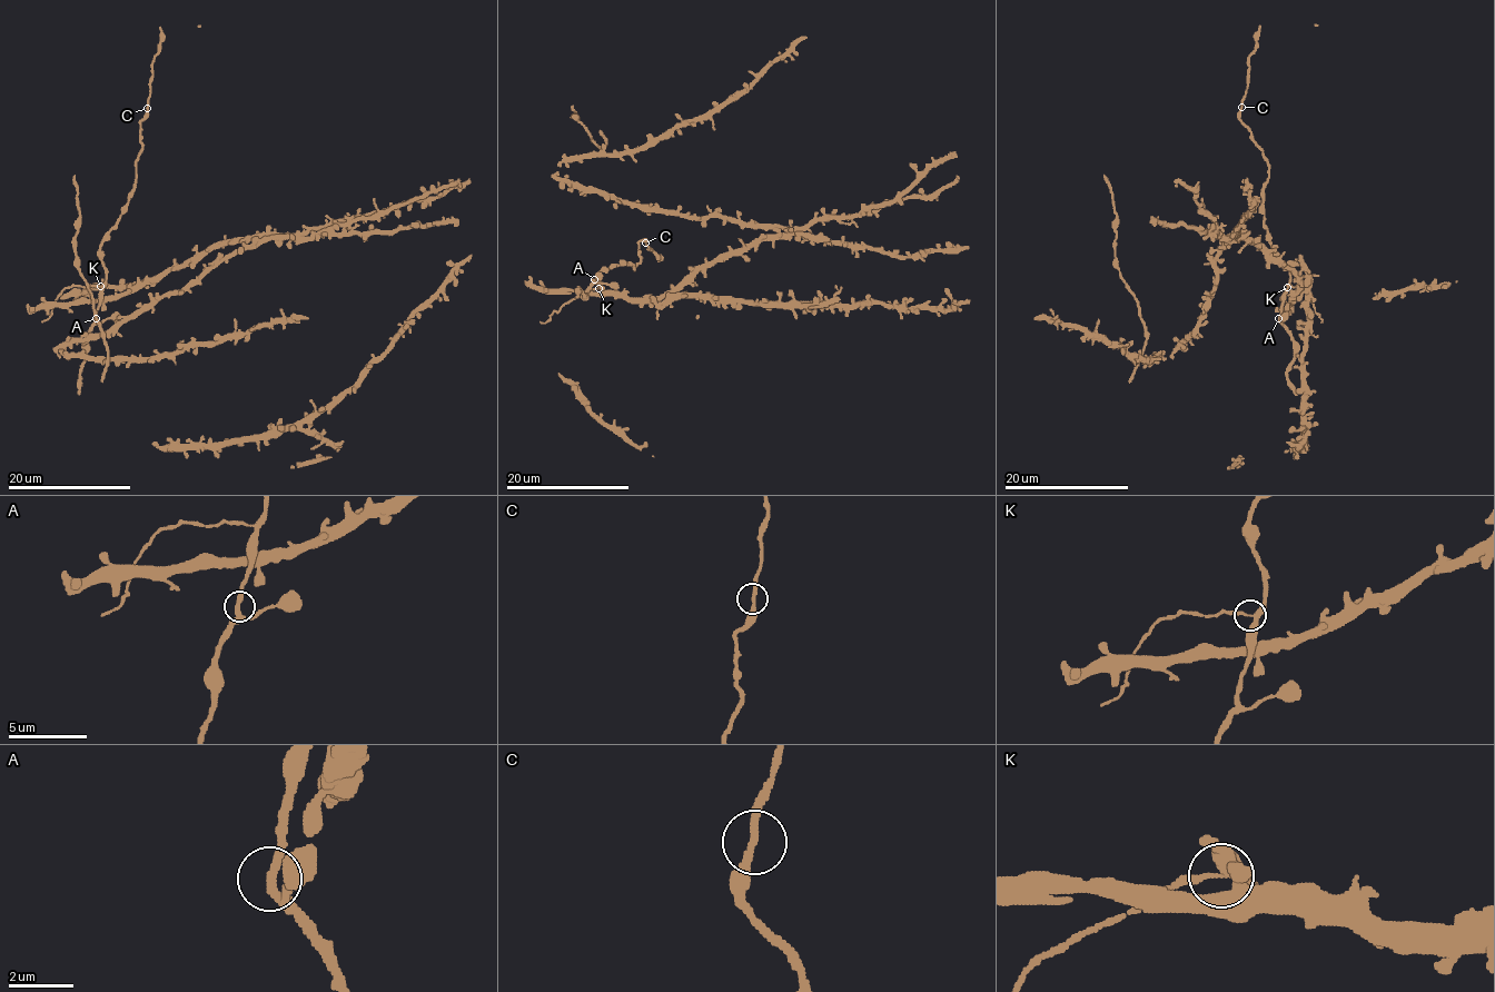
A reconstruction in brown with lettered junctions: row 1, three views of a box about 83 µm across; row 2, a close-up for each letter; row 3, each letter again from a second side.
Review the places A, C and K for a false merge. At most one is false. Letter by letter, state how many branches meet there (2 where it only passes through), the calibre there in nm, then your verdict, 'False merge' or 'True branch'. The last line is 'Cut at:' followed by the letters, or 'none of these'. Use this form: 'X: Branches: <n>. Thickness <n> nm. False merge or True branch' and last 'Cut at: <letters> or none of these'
A: Branches: 3. Thickness 240 nm. True branch
C: Branches: 2. Thickness 240 nm. True branch
K: Branches: 3. Thickness 220 nm. False merge
Cut at: K

